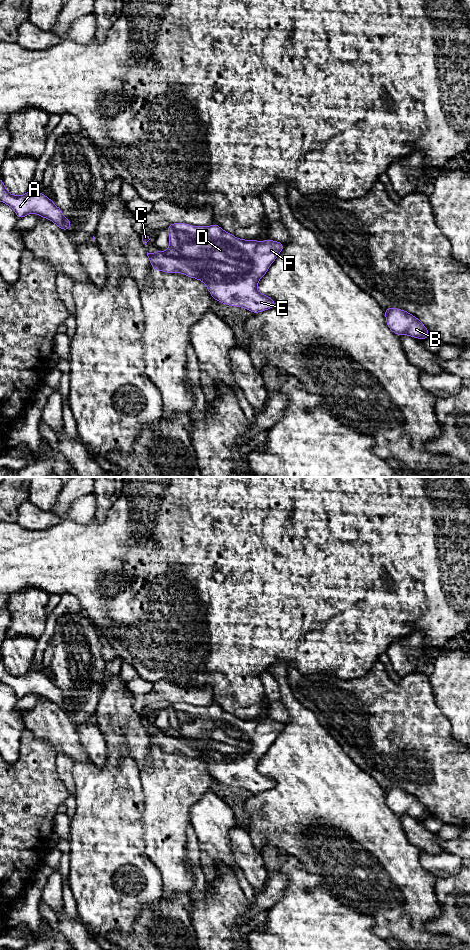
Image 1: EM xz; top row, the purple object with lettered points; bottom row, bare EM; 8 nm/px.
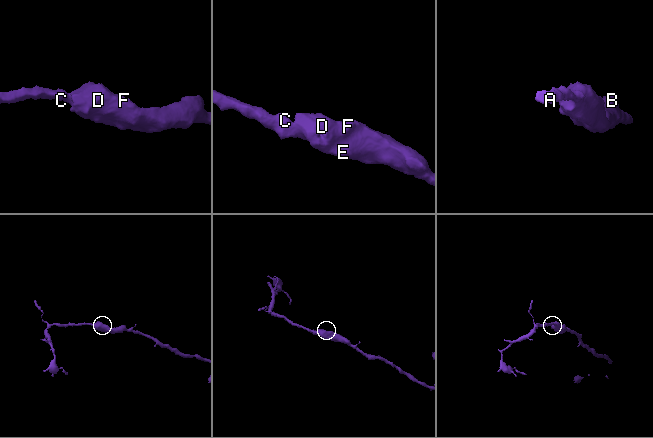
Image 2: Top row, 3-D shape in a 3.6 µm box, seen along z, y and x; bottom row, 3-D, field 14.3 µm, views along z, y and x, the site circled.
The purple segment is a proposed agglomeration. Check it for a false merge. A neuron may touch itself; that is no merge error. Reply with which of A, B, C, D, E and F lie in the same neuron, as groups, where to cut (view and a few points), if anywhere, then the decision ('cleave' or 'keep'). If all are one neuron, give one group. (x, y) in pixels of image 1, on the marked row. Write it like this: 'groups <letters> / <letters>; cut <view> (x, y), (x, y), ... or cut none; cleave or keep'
groups A B C D E F; cut none; keep

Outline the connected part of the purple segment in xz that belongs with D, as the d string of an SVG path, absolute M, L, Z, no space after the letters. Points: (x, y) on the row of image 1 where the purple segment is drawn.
M171 223L166 229L169 233L169 247L166 252L159 250L148 253L151 267L165 273L182 273L189 278L203 282L212 298L228 306L245 308L252 313L269 310L275 306L275 301L257 290L259 280L267 273L271 264L276 260L284 248L278 241L245 240L223 230L216 223L211 226L193 226L186 223Z

